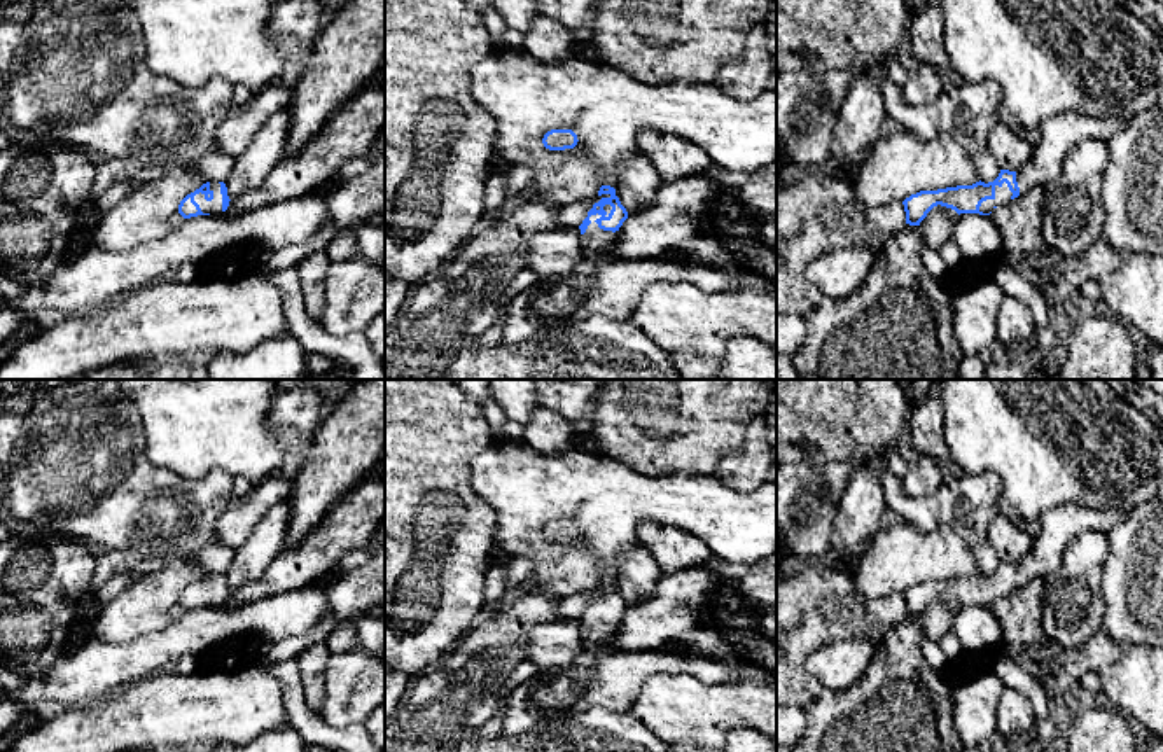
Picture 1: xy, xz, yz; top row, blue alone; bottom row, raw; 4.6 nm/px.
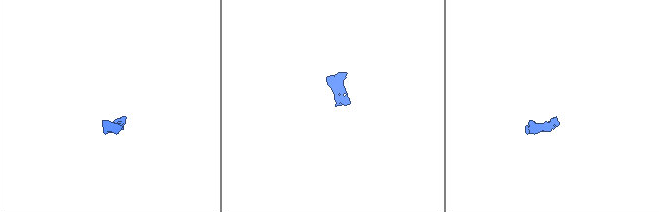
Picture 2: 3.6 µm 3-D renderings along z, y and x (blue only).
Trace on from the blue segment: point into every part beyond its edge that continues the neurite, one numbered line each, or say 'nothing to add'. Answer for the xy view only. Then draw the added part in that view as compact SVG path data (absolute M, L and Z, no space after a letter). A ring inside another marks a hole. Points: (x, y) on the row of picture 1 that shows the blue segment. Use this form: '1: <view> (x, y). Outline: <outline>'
1: xy (215, 205). Outline: M210 182L210 191L213 192L213 199L206 201L205 194L196 194L194 201L199 205L203 213L222 213L222 194L220 194L220 184Z

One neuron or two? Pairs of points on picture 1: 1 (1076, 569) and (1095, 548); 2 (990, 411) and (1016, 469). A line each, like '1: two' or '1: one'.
1: one
2: one

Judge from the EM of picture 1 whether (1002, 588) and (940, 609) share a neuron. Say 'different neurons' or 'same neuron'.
different neurons

